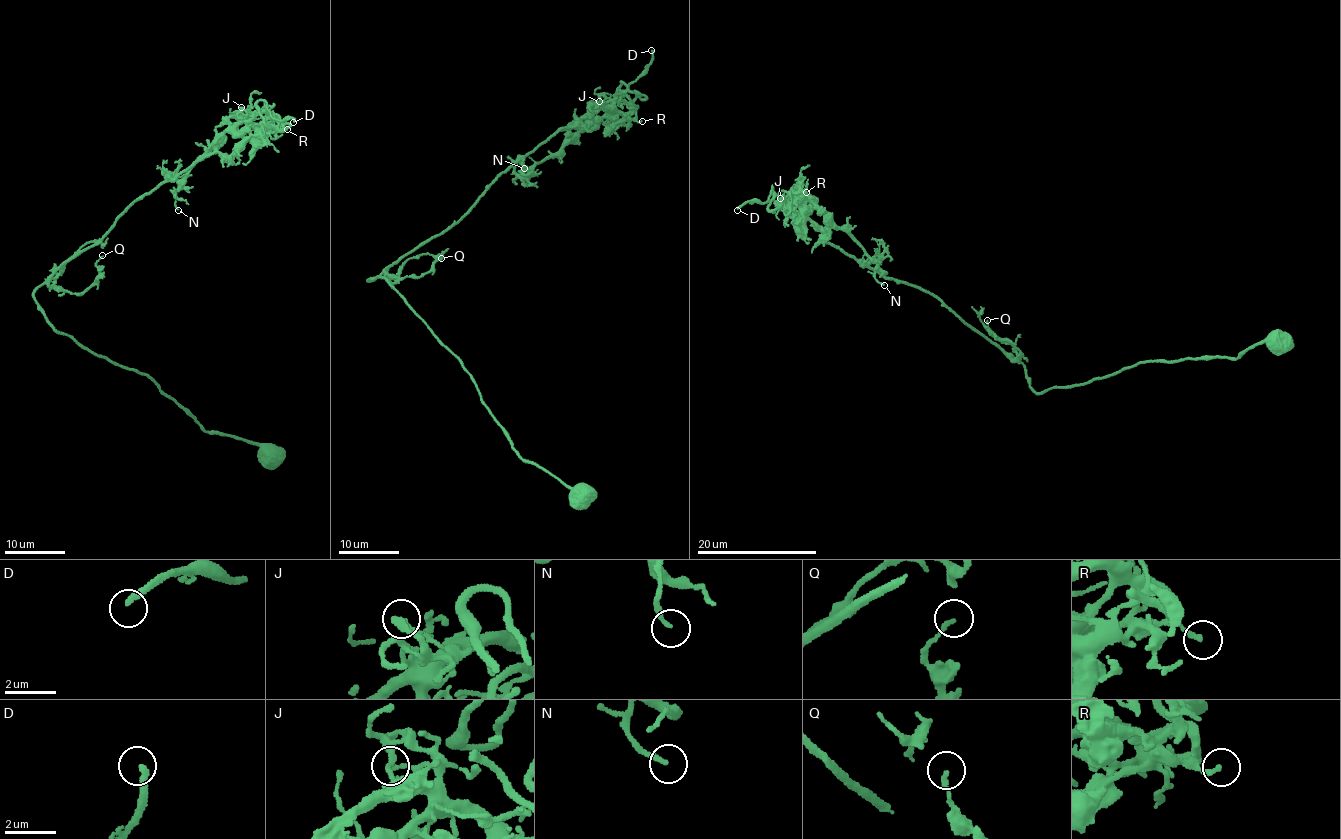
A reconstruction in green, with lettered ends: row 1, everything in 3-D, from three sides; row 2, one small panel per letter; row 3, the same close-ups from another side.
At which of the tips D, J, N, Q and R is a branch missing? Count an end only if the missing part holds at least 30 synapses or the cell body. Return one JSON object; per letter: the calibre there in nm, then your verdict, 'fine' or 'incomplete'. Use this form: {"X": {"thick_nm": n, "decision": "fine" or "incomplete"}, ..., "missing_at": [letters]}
{"D": {"thick_nm": 240, "decision": "incomplete"}, "J": {"thick_nm": 140, "decision": "fine"}, "N": {"thick_nm": 190, "decision": "fine"}, "Q": {"thick_nm": 120, "decision": "fine"}, "R": {"thick_nm": 180, "decision": "fine"}, "missing_at": ["D"]}

